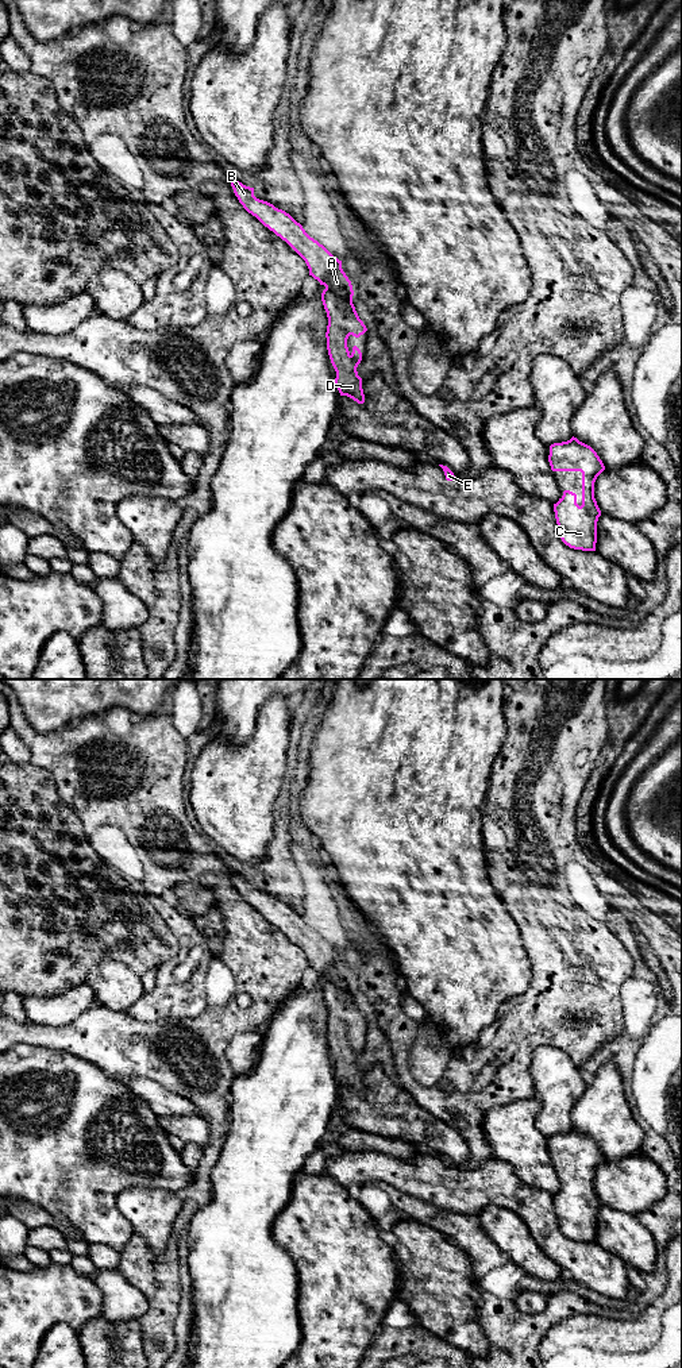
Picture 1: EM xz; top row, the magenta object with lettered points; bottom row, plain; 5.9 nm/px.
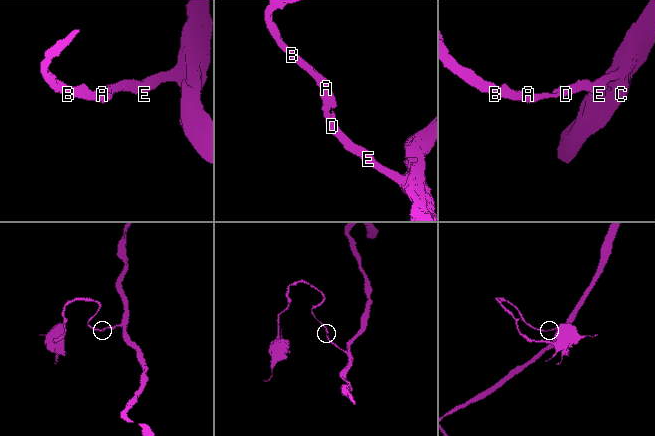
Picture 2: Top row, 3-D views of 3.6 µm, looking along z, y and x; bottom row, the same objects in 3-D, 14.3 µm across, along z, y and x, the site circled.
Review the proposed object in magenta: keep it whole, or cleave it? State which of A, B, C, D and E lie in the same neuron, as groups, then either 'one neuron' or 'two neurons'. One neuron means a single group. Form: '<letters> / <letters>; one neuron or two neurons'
A B C D E; one neuron

